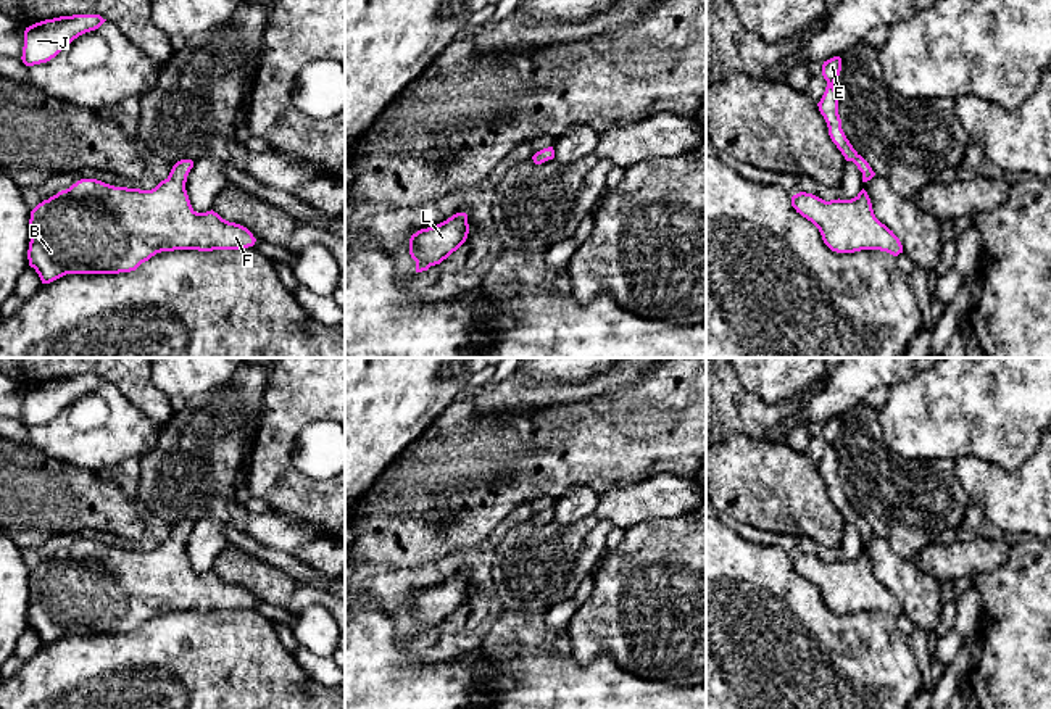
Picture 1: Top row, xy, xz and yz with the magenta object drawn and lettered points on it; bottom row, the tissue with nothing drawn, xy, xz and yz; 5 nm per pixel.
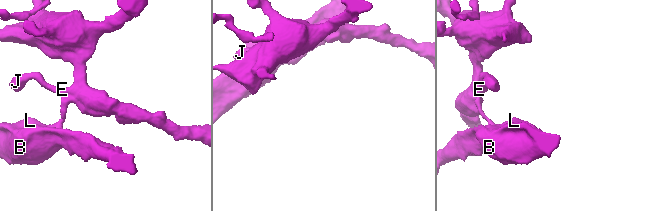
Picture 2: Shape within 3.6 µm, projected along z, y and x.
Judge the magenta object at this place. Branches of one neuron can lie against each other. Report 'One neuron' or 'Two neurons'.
Two neurons

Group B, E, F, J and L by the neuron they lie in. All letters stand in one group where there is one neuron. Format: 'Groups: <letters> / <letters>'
Groups: B F L / E J

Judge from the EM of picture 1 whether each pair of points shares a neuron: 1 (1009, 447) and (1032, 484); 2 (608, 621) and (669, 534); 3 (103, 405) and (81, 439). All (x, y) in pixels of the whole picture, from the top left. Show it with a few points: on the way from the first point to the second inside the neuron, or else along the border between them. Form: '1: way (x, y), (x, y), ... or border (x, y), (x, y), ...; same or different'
1: border (1034, 450), (1014, 469), (1003, 469), (984, 461); different
2: way (629, 600), (661, 568), (661, 563), (669, 555); same
3: way (103, 413), (89, 431); same

